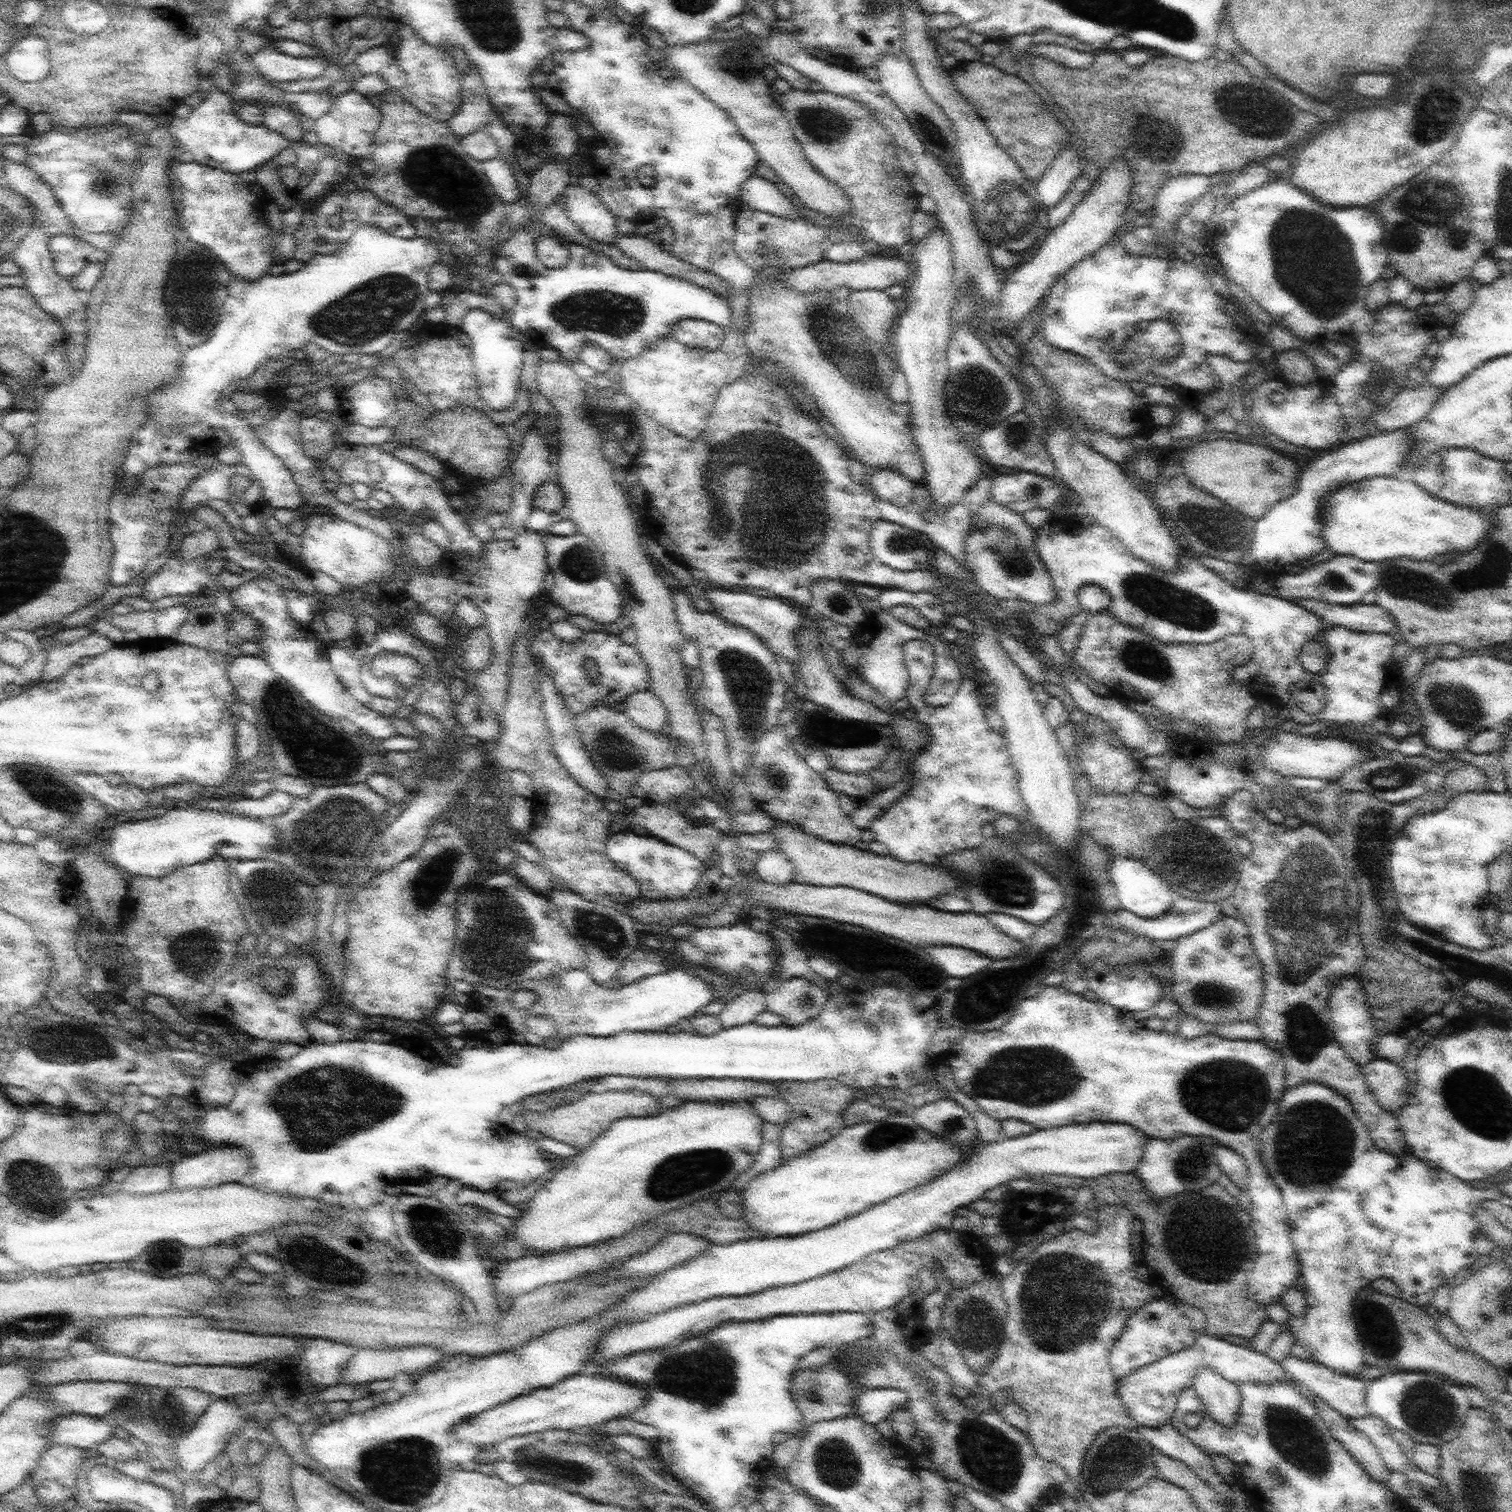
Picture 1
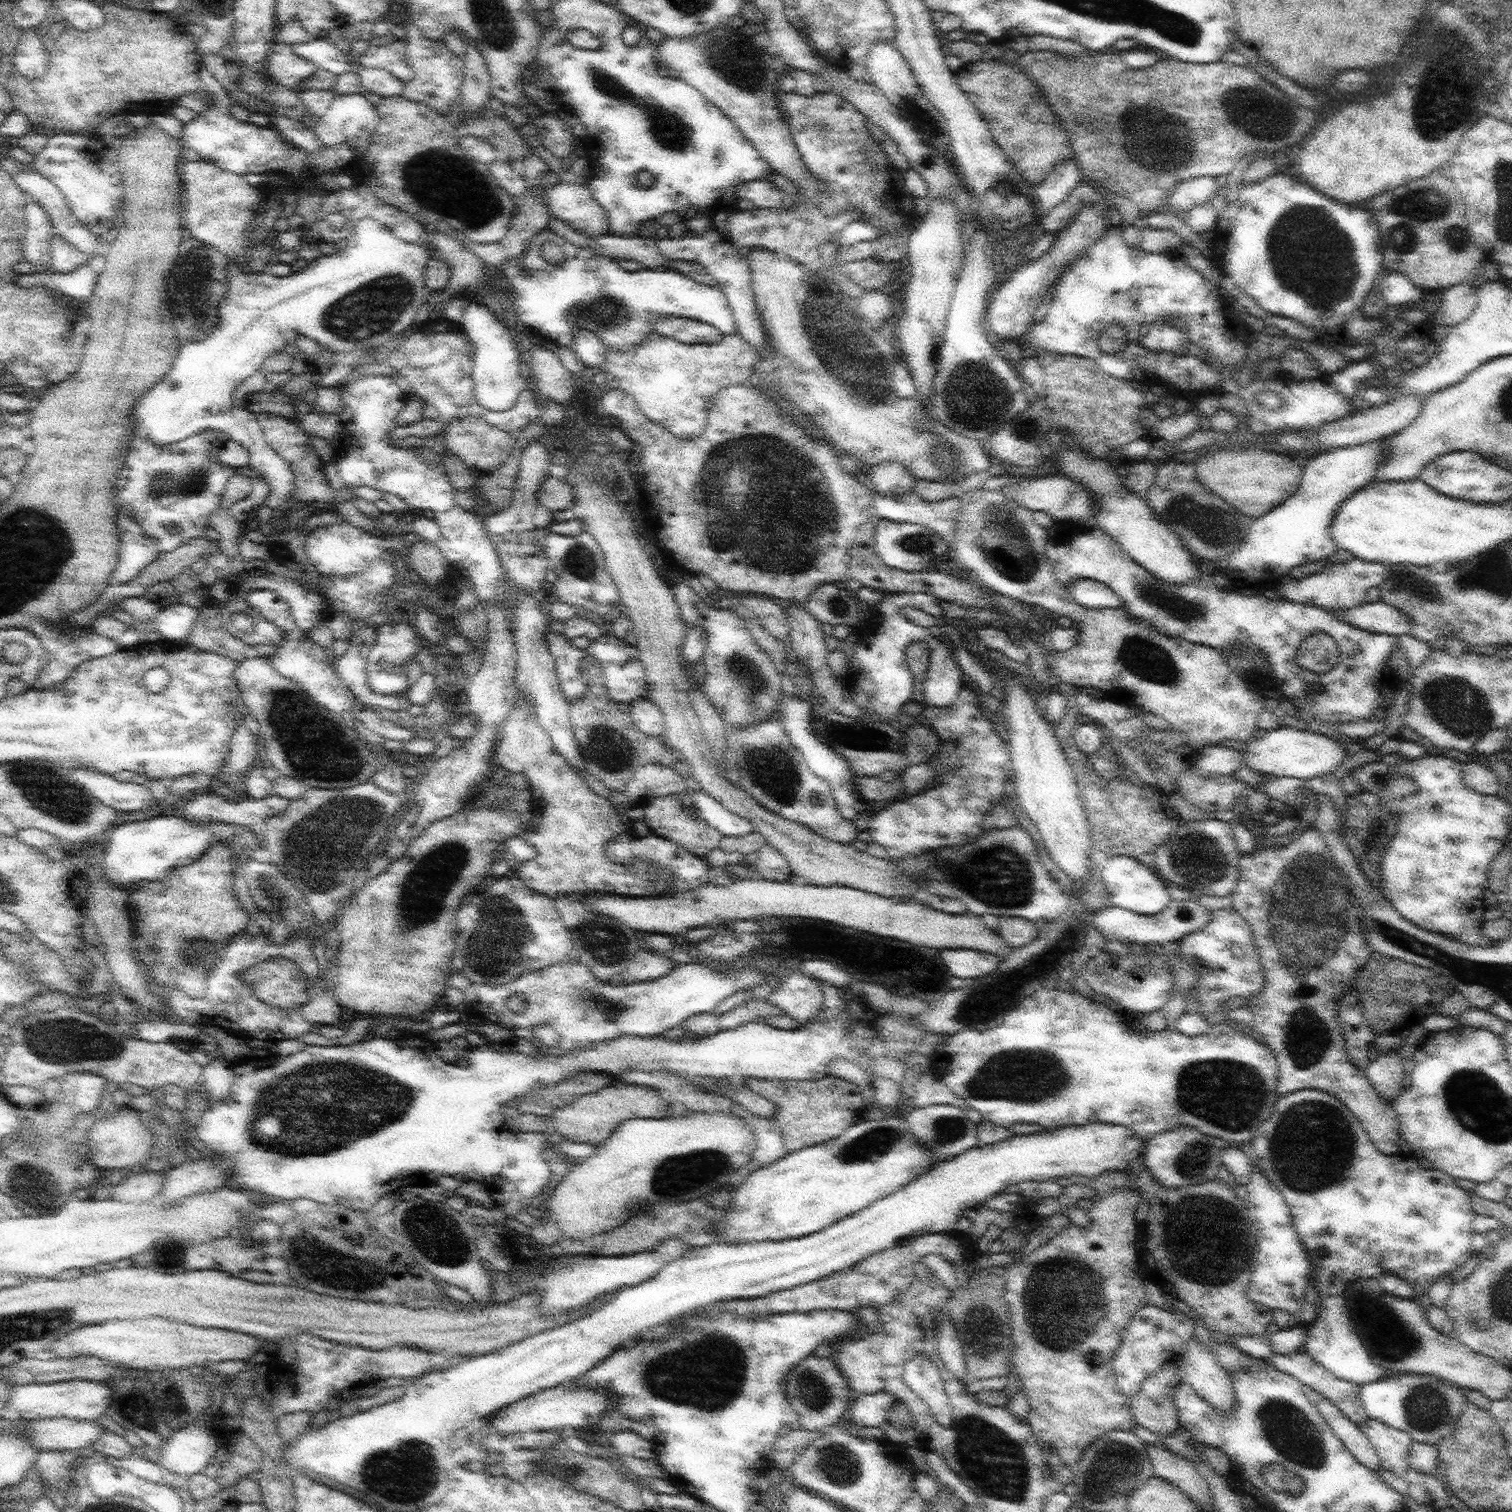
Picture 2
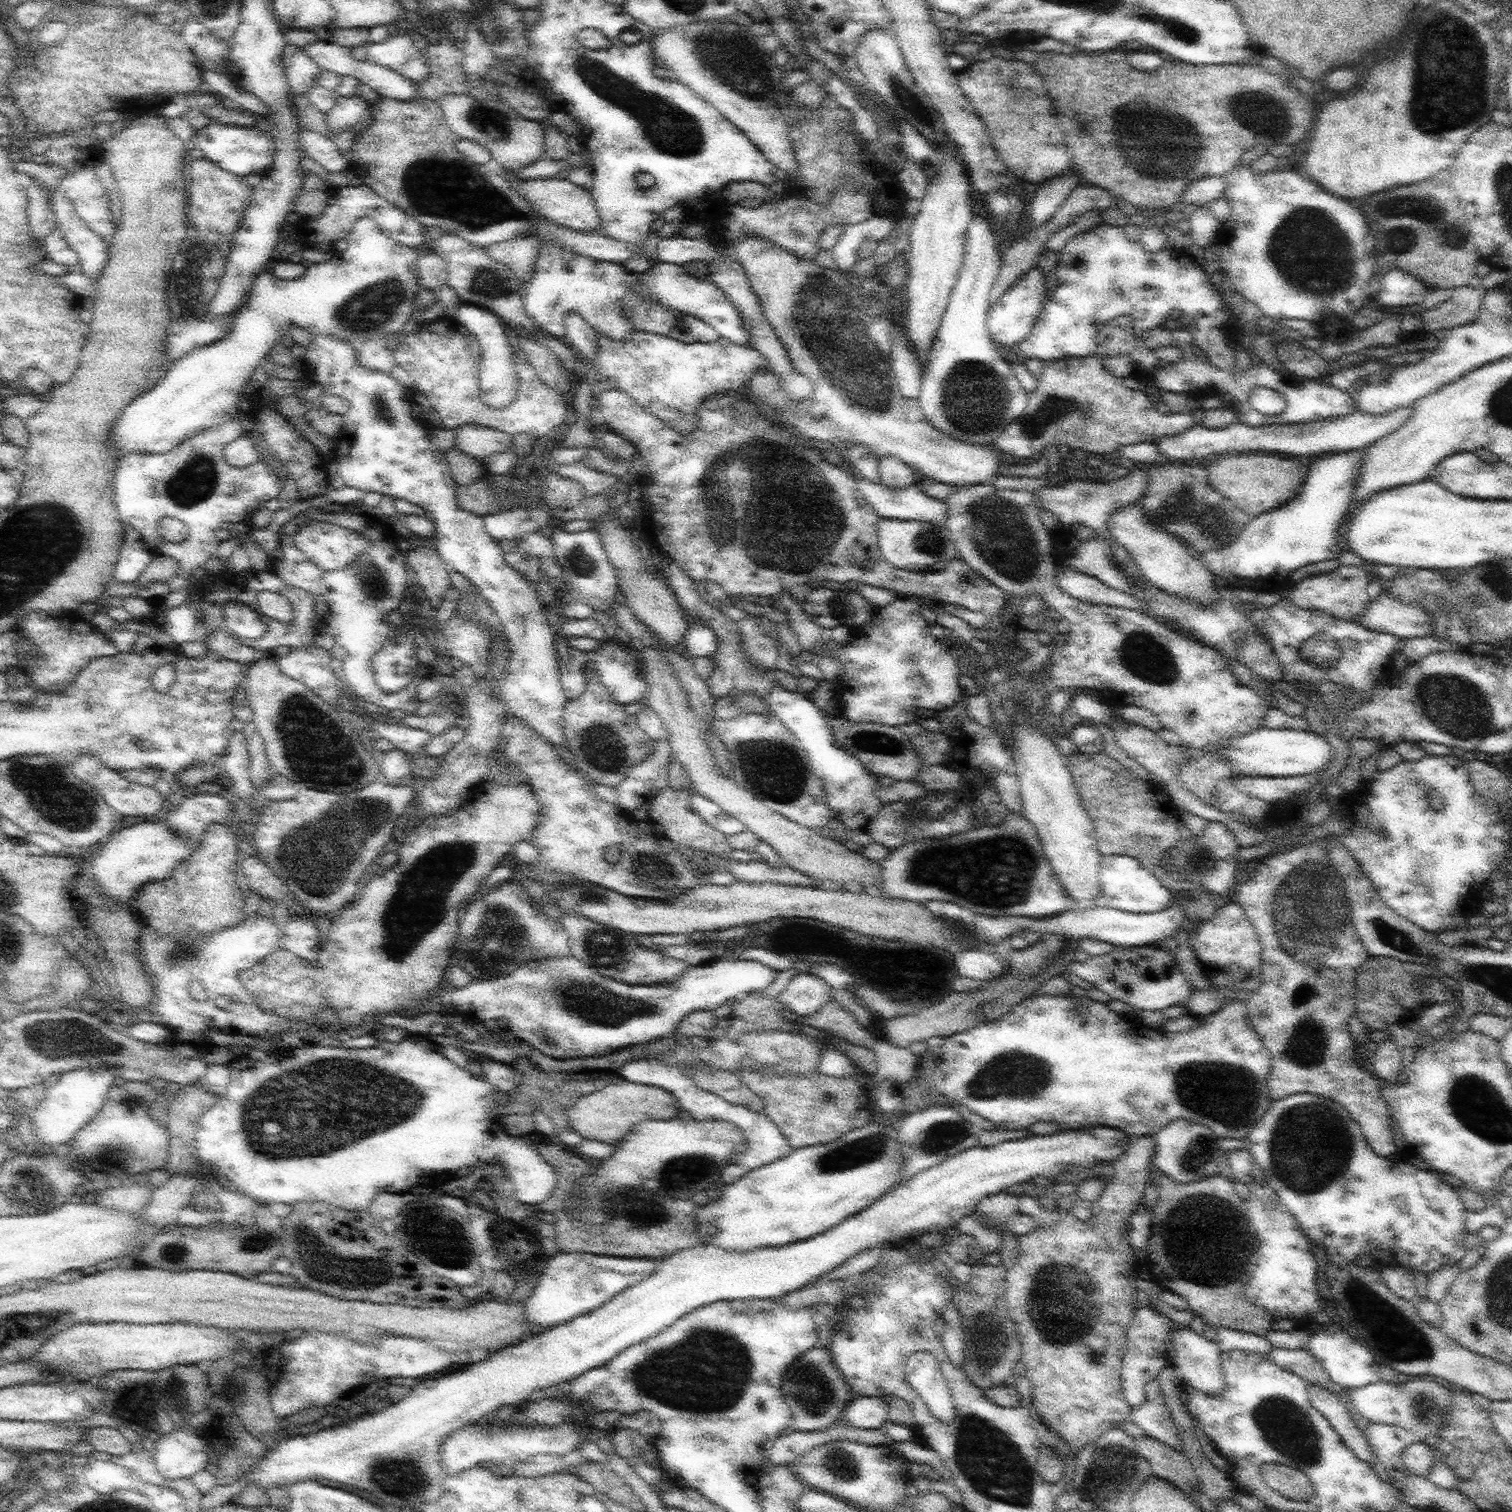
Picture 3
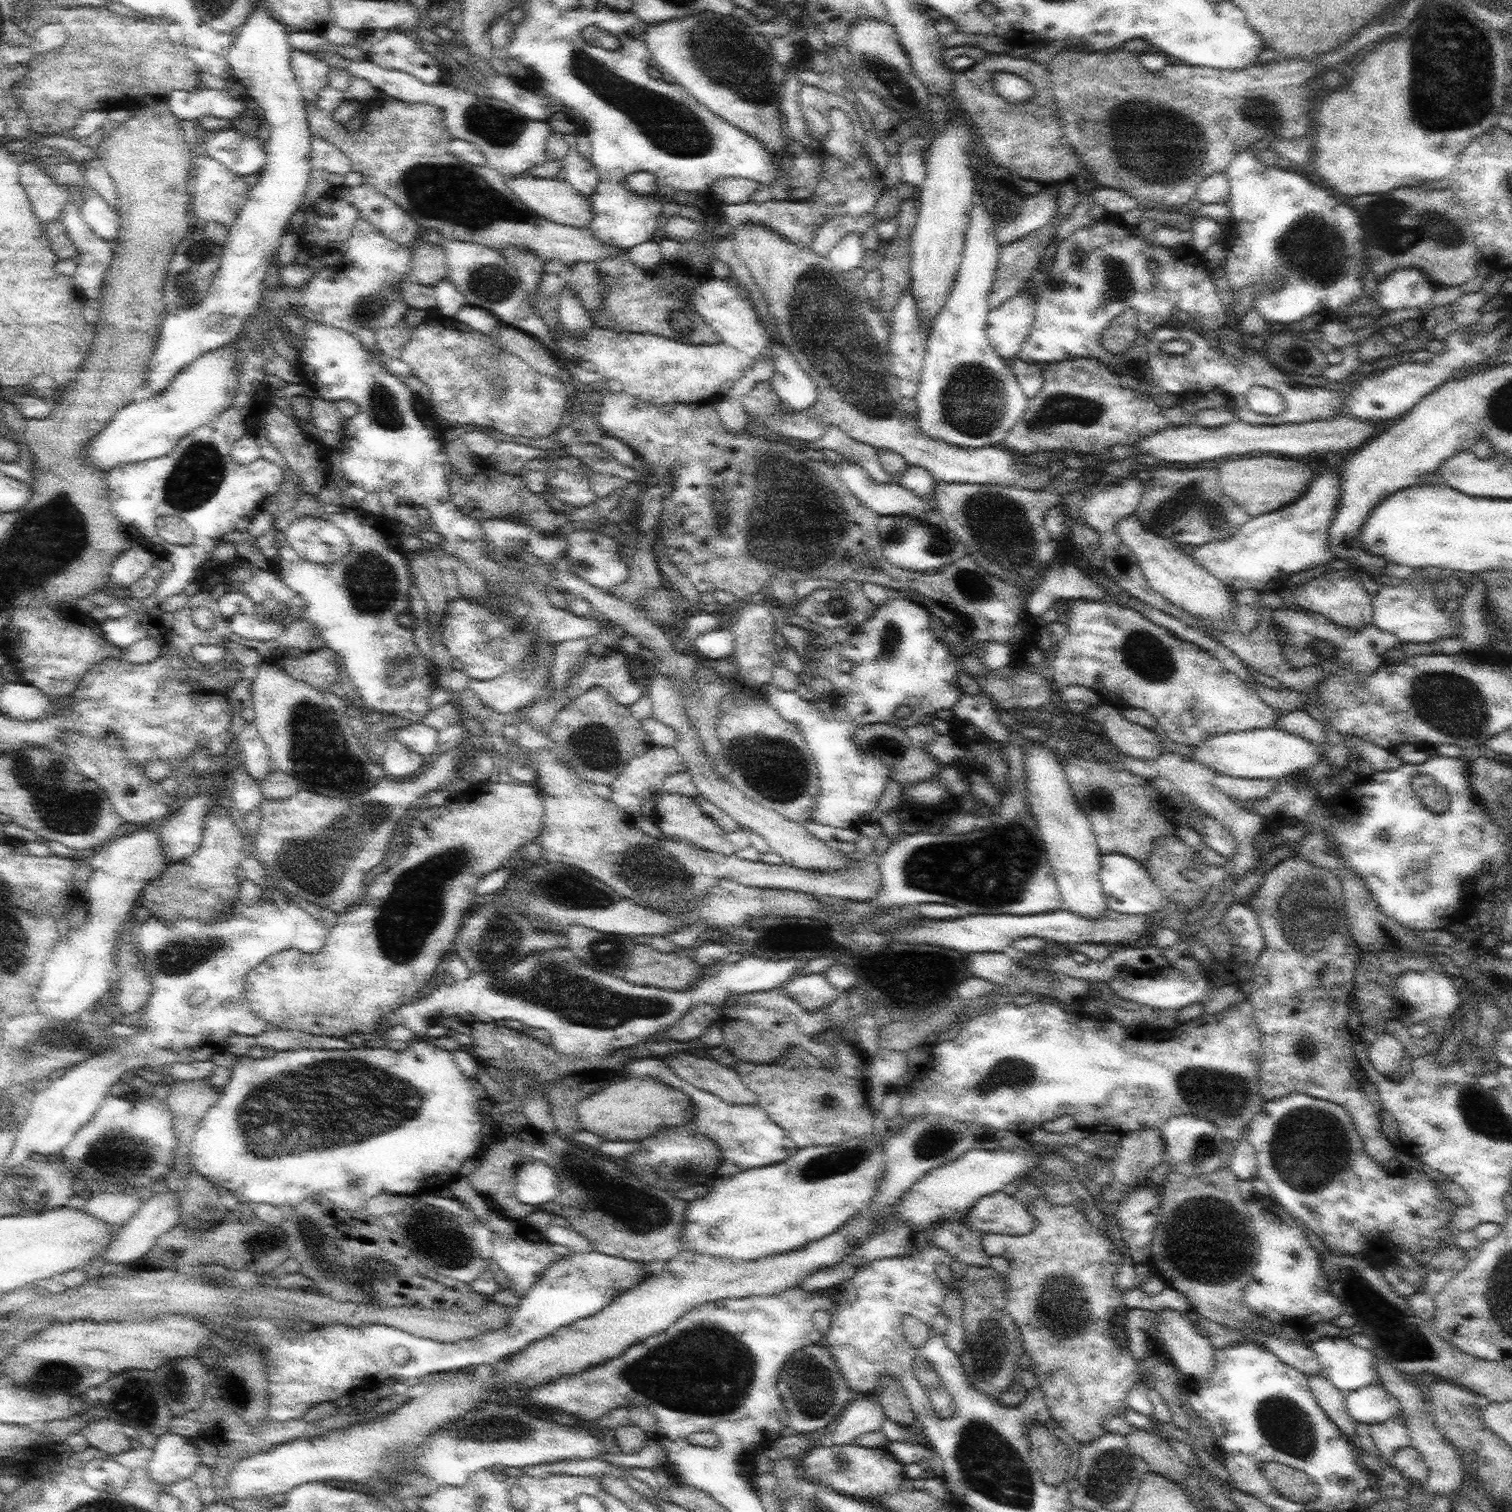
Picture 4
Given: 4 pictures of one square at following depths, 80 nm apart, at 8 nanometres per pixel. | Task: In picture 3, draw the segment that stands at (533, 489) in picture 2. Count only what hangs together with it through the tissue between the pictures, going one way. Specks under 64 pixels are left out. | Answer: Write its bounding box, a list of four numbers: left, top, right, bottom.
[484,506,539,544]

